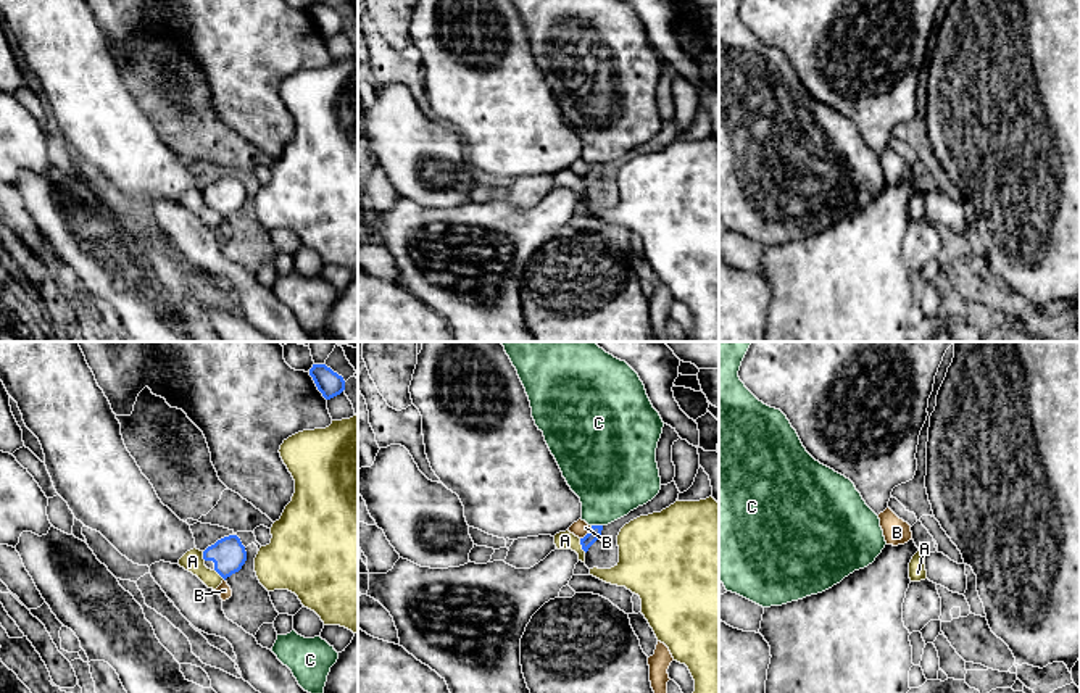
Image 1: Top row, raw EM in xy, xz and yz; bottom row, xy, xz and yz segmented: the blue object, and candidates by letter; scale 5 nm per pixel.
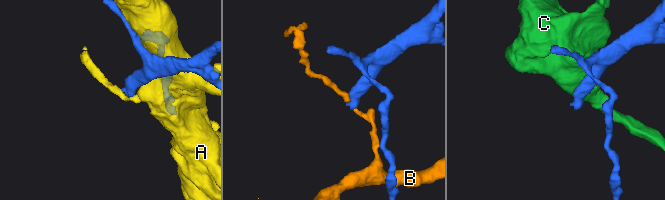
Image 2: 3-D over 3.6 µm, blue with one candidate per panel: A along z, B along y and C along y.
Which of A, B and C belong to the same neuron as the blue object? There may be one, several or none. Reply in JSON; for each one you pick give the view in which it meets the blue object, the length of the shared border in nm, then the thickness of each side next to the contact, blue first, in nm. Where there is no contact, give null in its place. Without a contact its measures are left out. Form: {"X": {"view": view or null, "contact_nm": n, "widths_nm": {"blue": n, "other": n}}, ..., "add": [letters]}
{"add": []}

